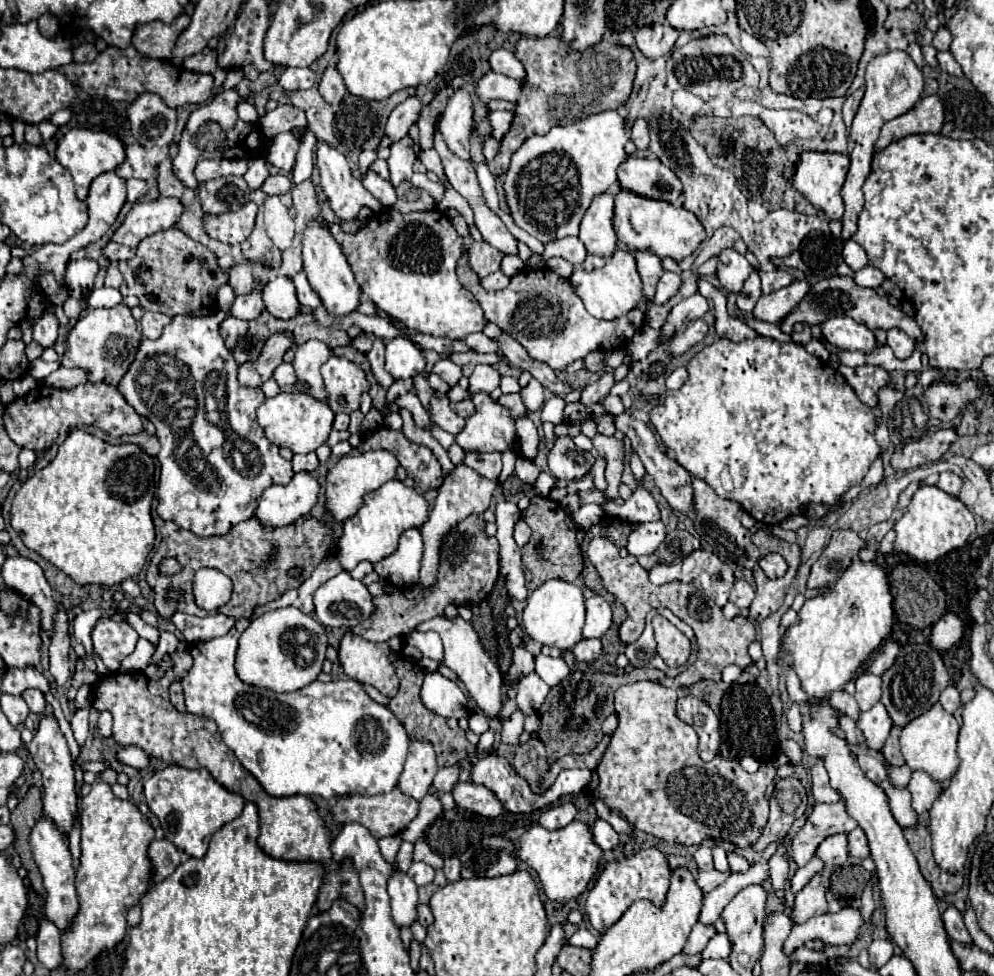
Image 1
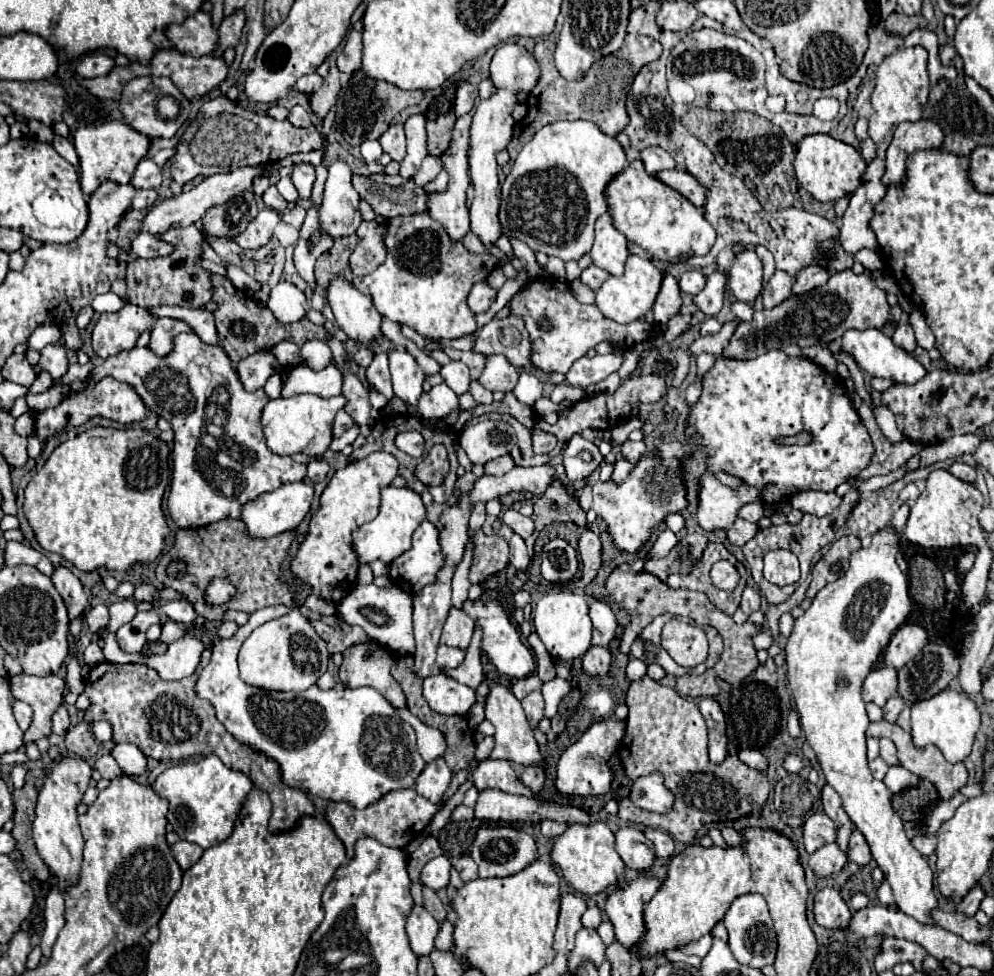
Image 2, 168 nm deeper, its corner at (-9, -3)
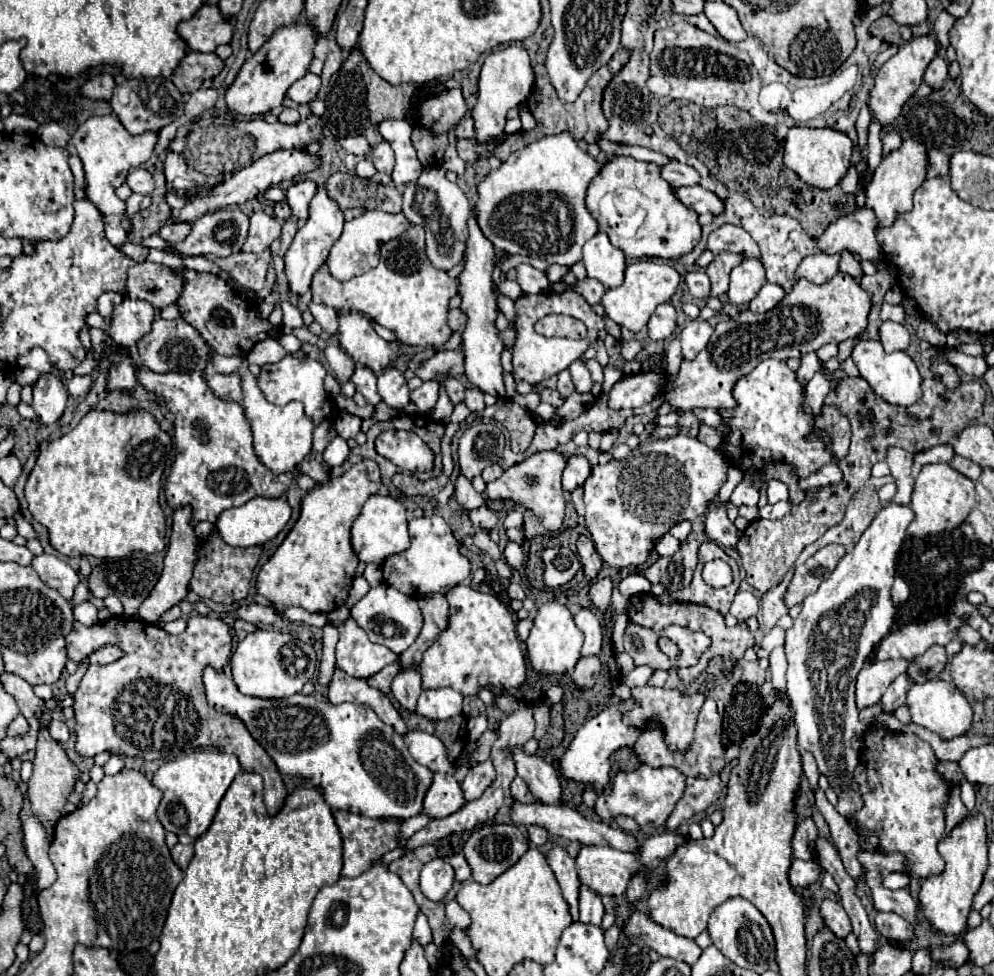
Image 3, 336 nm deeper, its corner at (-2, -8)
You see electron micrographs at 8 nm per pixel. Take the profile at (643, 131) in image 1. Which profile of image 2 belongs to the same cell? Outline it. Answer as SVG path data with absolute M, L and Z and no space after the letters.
M647 147L641 151L641 161L649 173L659 173L665 169L675 169L675 159L661 147Z

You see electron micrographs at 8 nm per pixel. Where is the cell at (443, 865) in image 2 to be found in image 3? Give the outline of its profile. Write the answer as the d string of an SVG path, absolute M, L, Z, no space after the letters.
M442 858L430 860L428 864L424 864L420 872L420 890L428 900L434 902L446 896L446 892L452 888L452 882L454 882L454 870Z

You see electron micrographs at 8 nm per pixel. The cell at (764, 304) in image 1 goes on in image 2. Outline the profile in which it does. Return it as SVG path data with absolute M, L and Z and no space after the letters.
M809 265L805 267L803 271L799 271L797 275L797 281L793 285L793 295L799 295L799 293L805 293L805 291L811 291L815 287L821 287L825 285L829 279L829 271L825 267L819 267L819 265Z

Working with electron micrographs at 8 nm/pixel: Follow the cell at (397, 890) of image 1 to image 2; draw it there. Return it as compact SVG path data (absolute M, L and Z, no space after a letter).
M413 907L409 919L407 919L407 935L409 945L415 957L429 957L435 949L435 937L437 937L439 923L433 919L433 915L423 907Z

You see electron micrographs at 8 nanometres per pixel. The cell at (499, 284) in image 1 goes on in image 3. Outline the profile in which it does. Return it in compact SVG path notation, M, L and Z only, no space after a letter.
M454 308L454 310L450 310L450 314L448 314L448 322L450 322L450 328L456 332L462 332L464 330L464 324L468 322L468 316L464 316L464 312L460 310L460 308Z

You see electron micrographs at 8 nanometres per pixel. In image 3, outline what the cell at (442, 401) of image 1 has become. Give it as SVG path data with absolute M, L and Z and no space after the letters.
M430 380L430 382L424 382L420 388L416 388L412 392L412 402L414 402L418 414L426 414L428 410L432 410L436 406L436 402L438 402L438 390L440 390L438 382Z

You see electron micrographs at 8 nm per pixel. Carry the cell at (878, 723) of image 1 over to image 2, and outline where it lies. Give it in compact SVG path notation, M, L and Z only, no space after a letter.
M895 693L887 703L885 703L885 707L883 707L883 711L885 711L885 719L889 721L889 723L895 723L897 721L897 715L901 713L901 709L907 705L907 701L899 695L899 693Z

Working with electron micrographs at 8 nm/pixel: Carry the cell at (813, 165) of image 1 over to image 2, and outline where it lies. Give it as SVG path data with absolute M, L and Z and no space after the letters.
M813 133L797 143L797 155L795 155L797 181L819 201L837 201L845 193L853 193L861 183L865 167L867 167L865 159L853 145L833 139L831 135Z

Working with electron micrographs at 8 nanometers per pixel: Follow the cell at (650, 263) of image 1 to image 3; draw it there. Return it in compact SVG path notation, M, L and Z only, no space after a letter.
M670 302L660 304L648 320L648 336L652 340L666 340L676 328L676 310Z

